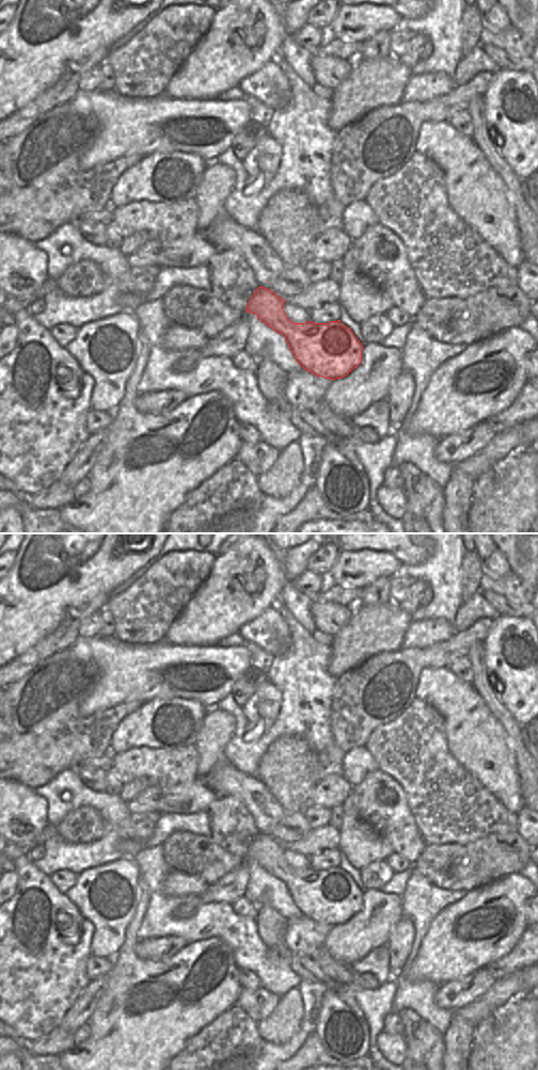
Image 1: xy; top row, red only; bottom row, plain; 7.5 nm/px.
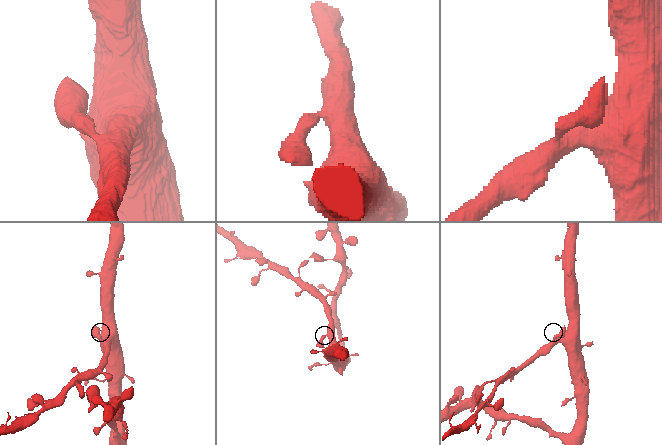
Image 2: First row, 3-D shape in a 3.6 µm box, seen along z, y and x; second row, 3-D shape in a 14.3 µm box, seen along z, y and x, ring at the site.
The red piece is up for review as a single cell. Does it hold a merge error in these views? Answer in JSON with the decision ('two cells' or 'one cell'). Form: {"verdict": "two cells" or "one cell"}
{"verdict": "one cell"}

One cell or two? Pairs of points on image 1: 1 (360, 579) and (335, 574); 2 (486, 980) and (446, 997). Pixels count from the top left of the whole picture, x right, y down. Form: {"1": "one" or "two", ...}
{"1": "one", "2": "one"}

